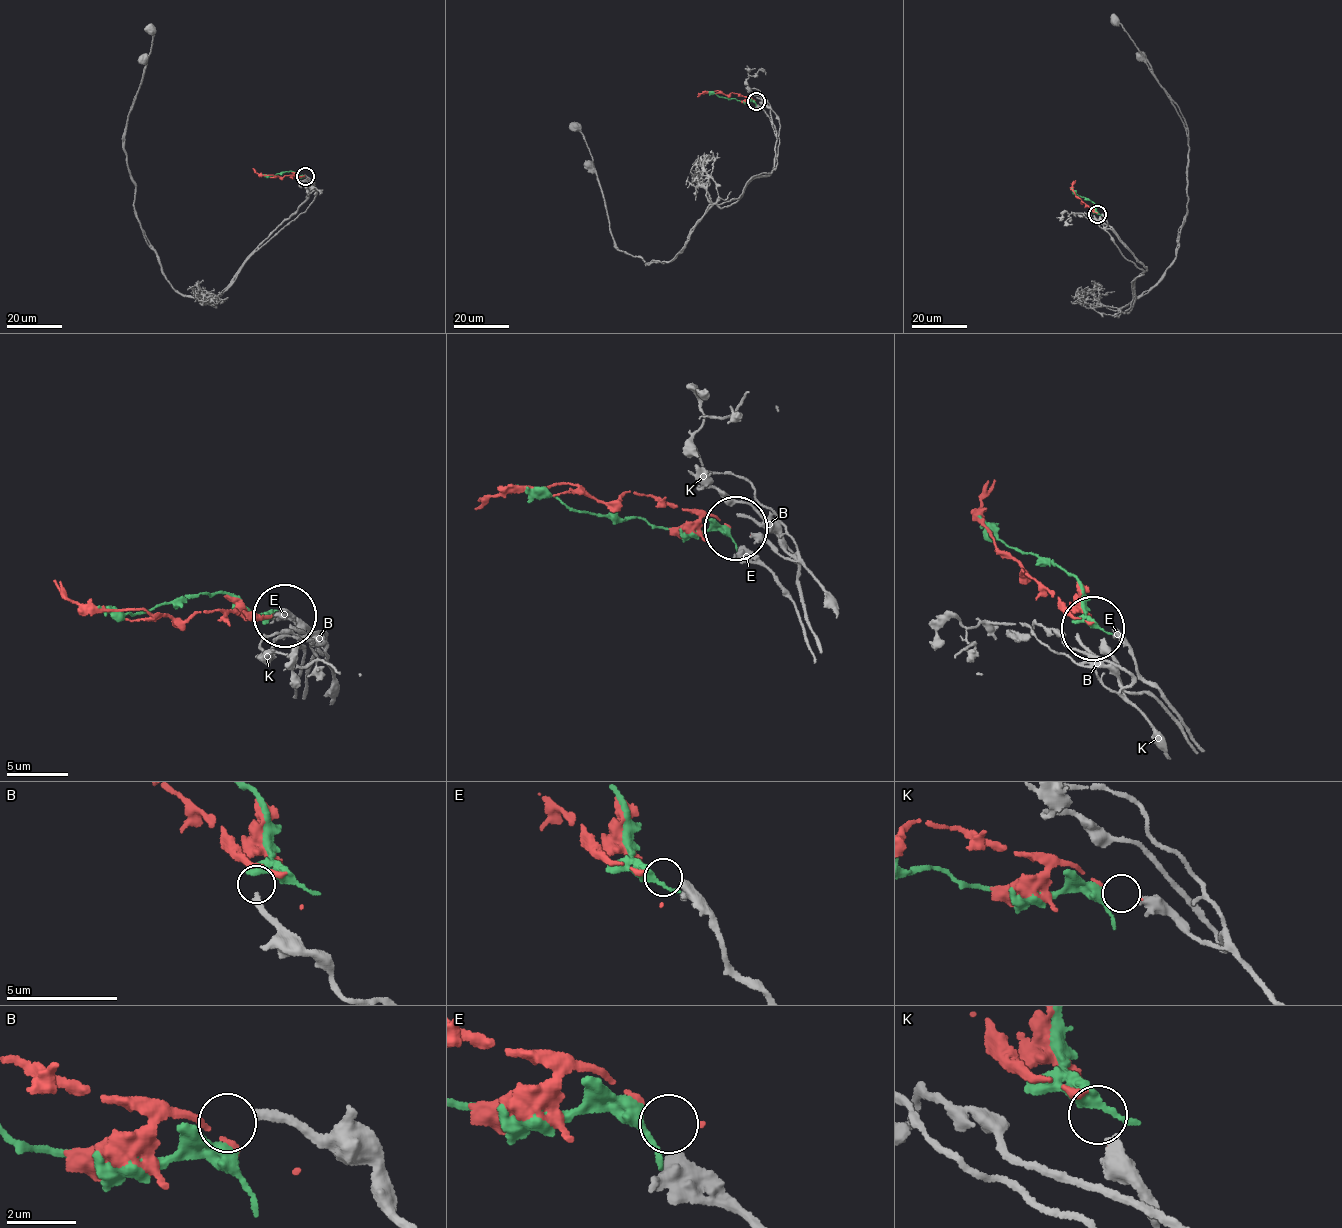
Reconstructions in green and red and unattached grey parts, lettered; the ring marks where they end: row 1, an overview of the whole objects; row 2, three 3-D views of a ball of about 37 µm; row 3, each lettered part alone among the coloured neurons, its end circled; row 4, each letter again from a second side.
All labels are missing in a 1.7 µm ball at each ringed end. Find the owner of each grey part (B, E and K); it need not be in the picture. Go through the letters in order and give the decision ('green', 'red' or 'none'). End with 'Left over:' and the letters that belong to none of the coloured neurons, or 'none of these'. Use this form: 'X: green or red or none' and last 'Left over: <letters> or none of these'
B: none
E: red
K: green
Left over: B

